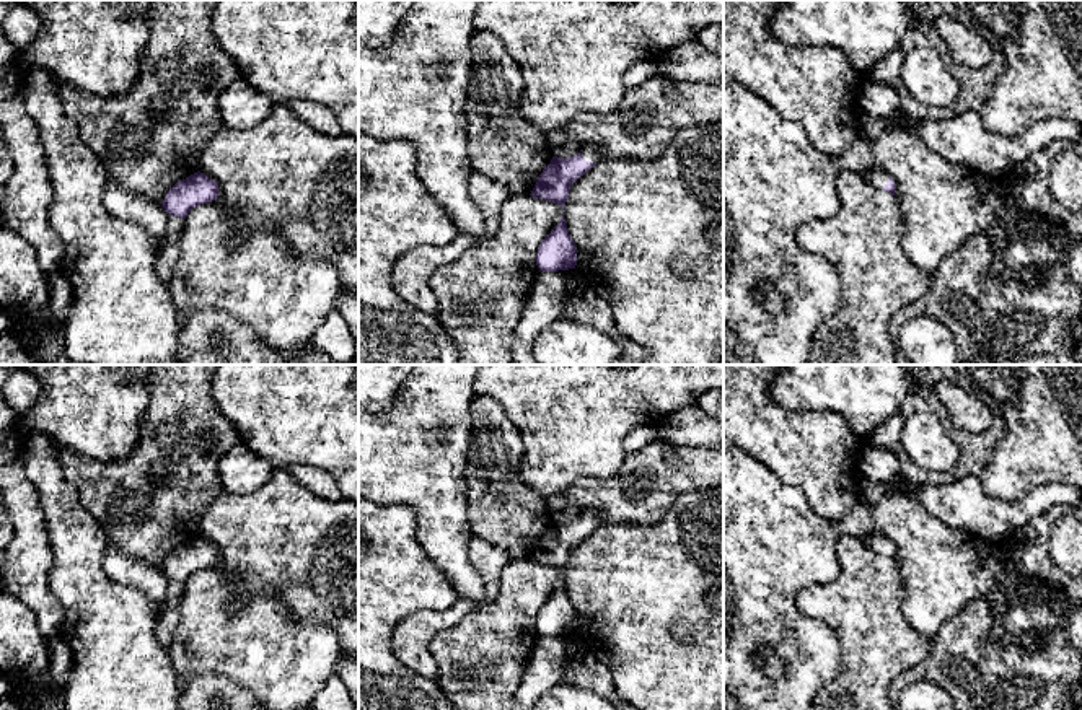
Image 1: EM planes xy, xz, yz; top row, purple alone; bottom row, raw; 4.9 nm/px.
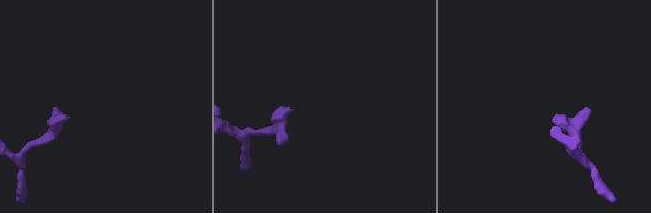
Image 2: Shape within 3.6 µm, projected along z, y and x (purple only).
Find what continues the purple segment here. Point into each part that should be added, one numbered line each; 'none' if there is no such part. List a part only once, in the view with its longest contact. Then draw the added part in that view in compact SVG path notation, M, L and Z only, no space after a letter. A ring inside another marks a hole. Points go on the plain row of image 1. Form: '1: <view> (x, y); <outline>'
1: xz (593, 518); M590 510L580 515L585 526L598 528L603 523L603 513L600 510Z

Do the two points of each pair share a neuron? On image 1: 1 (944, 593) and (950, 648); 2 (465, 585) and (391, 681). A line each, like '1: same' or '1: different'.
1: different
2: different

